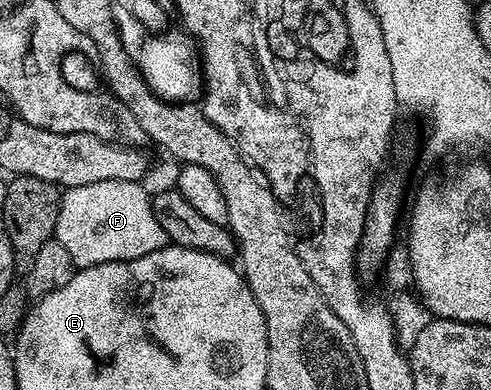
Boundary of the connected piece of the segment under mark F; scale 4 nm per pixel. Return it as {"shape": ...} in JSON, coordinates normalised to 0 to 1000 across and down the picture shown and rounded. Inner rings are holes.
{"shape":[[[226,462],[224,467],[183,467],[183,477],[151,477],[128,485],[118,538],[112,615],[141,646],[157,690],[200,682],[208,672],[248,672],[314,651],[314,641],[344,633],[346,618],[338,590],[330,590],[322,559],[314,559],[310,503],[293,485],[283,462]]]}

